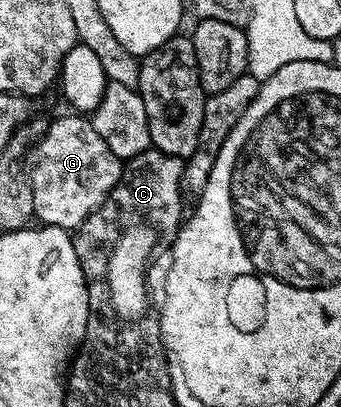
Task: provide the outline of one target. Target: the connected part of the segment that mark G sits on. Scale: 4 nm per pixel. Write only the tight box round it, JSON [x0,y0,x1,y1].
[27,114,123,229]

